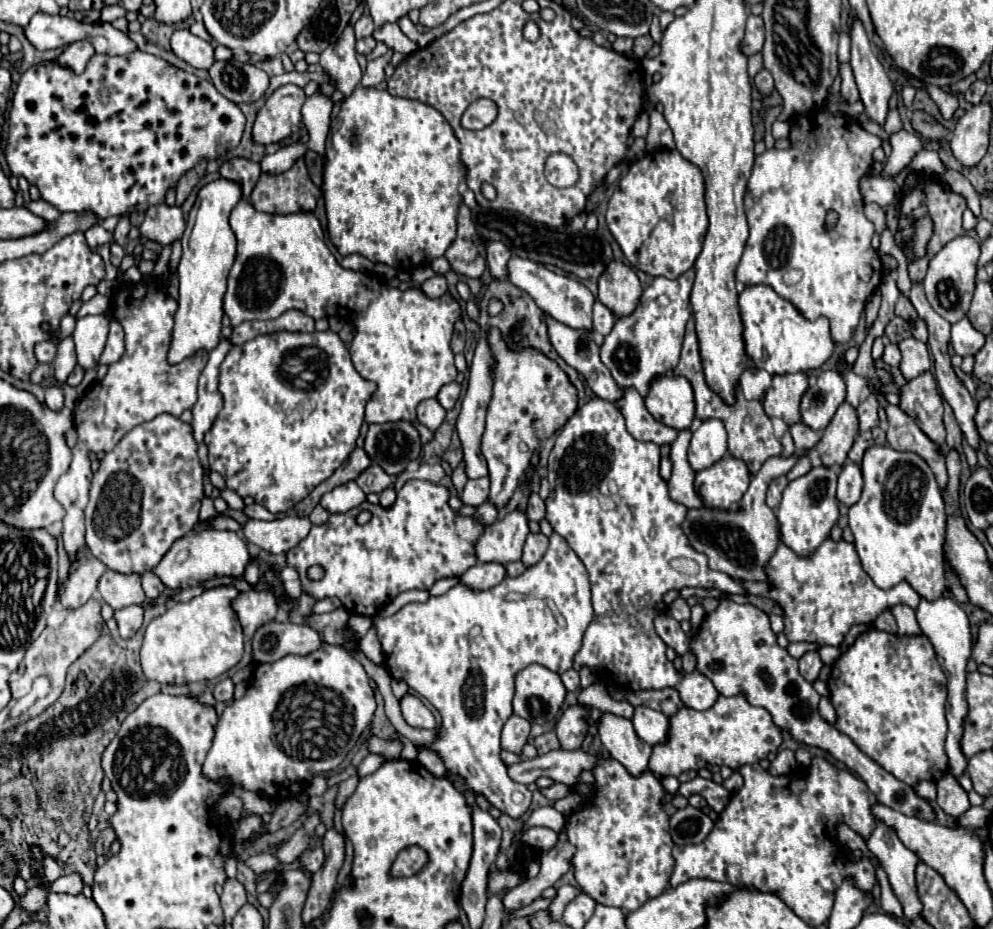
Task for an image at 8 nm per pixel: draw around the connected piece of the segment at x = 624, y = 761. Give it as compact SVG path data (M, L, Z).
M605 713L599 721L599 737L611 757L619 761L633 777L639 777L649 769L651 747L637 737L629 719Z

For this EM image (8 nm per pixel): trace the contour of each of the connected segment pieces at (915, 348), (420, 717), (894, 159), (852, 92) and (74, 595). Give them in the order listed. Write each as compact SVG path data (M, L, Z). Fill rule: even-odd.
M907 337L899 343L903 361L901 361L901 373L905 379L913 379L919 373L927 371L931 367L931 359L929 359L929 351L927 345L917 341L915 337Z
M405 695L403 701L401 701L401 711L403 711L405 721L411 727L417 727L417 729L435 729L435 717L433 717L433 713L421 703L419 697Z
M903 129L903 131L895 133L895 135L891 135L891 147L893 147L893 151L891 151L891 155L889 155L883 169L885 169L885 173L895 177L897 173L901 173L911 163L911 159L919 151L925 149L925 143L921 141L919 135L909 133L909 131Z
M841 63L841 97L845 101L859 101L859 91L849 63Z
M87 555L85 563L81 563L75 571L71 571L69 579L67 579L67 587L65 593L61 595L61 605L65 609L77 609L83 603L87 603L95 589L97 589L97 581L105 571L105 563L95 559L93 555Z

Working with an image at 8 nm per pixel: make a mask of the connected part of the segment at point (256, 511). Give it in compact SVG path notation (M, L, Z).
M253 503L245 507L245 515L249 515L251 519L263 519L263 521L273 521L273 519L283 519L287 513L271 513L267 509L263 509L263 505Z

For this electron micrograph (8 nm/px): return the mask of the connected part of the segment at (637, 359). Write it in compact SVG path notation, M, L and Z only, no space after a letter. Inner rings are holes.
M689 269L677 279L657 277L651 285L645 287L643 297L635 313L629 317L619 317L615 329L605 337L601 345L601 361L611 371L613 379L621 389L637 389L641 397L647 397L651 383L673 371L679 363L685 325L691 317L691 285L695 279L695 271Z

